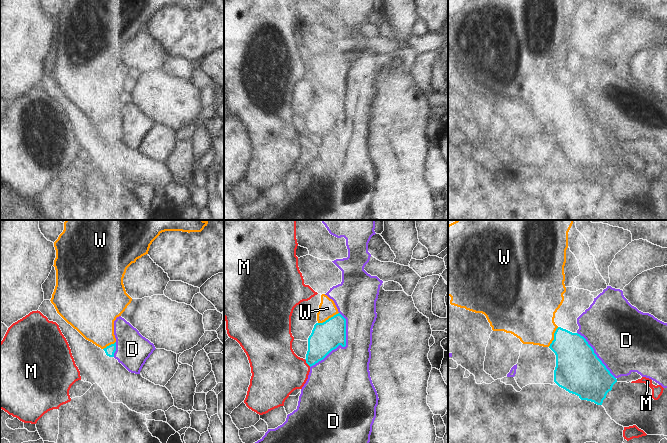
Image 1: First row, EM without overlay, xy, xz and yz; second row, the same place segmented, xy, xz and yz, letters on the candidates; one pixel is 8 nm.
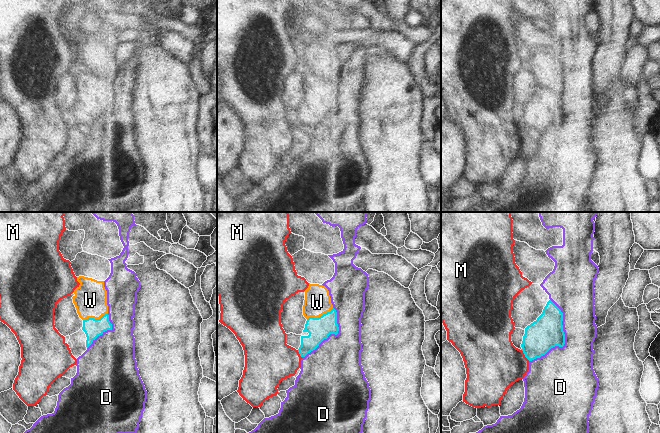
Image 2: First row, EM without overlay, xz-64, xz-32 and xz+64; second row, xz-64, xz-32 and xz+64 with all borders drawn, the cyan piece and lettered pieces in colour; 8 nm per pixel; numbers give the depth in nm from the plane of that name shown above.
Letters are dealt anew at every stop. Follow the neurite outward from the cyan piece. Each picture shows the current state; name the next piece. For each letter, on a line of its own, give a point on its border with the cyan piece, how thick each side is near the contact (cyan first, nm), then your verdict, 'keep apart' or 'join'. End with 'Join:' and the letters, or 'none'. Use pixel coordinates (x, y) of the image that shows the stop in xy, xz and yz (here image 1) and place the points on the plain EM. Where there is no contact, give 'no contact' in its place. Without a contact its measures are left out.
D: meets cyan in xz at (344, 122); 240 nm thick on the cyan side, 440 nm on the other; keep apart
M: meets cyan in xz at (307, 139); 220 nm thick on the cyan side, 400 nm on the other; keep apart
W: meets cyan in xz at (329, 94); 240 nm thick on the cyan side, 140 nm on the other; join
Join: W

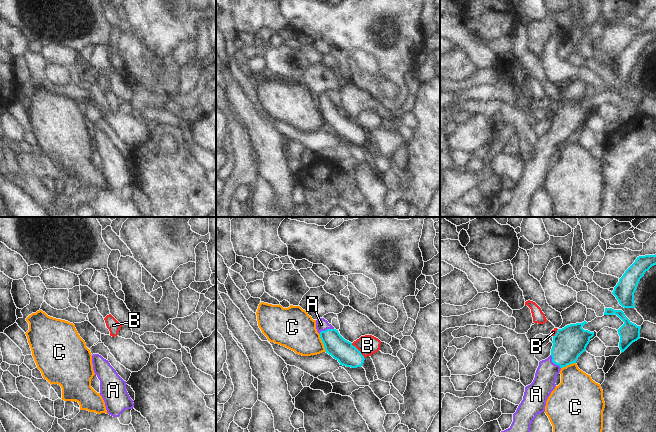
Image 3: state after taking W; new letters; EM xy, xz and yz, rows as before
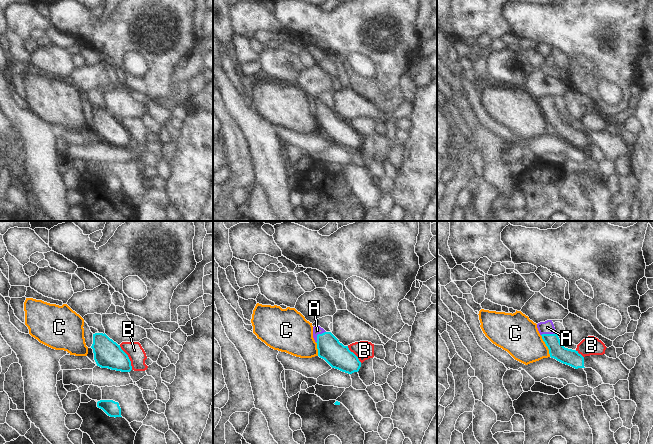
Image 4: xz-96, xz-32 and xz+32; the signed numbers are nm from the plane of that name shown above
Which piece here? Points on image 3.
A: meets cyan in yz at (554, 139); 260 nm thick on the cyan side, 180 nm on the other; join
B: meets cyan in xz at (359, 127); 180 nm thick on the cyan side, 160 nm on the other; keep apart
C: meets cyan in xz at (323, 119); 180 nm thick on the cyan side, 320 nm on the other; keep apart
Join: A

